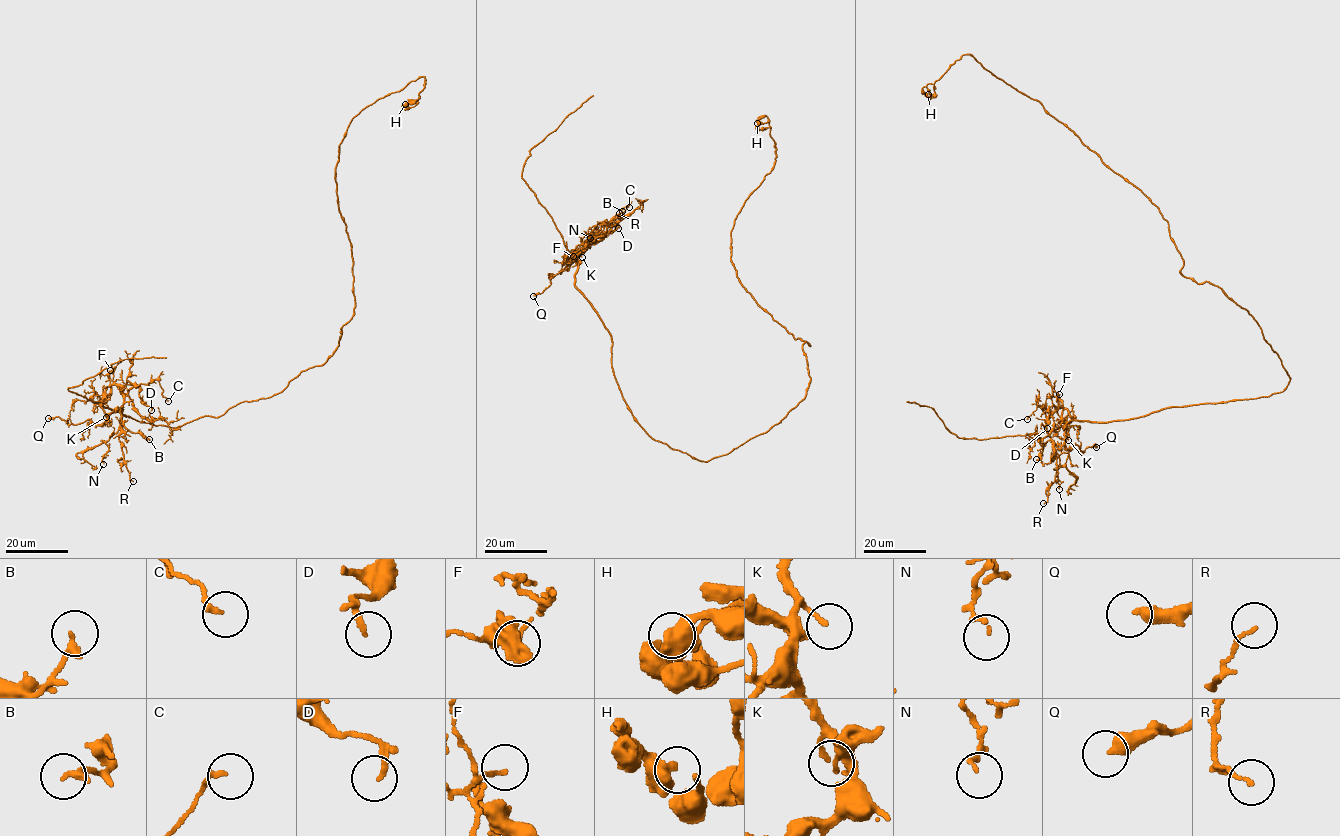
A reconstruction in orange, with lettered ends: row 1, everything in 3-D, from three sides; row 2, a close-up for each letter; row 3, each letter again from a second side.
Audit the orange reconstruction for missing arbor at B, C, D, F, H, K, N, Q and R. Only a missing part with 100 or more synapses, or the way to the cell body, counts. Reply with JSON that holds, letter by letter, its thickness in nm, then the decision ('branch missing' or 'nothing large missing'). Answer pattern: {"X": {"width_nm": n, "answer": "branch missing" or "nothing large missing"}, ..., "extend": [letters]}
{"B": {"width_nm": 240, "answer": "nothing large missing"}, "C": {"width_nm": 130, "answer": "nothing large missing"}, "D": {"width_nm": 180, "answer": "nothing large missing"}, "F": {"width_nm": 90, "answer": "nothing large missing"}, "H": {"width_nm": 440, "answer": "nothing large missing"}, "K": {"width_nm": 130, "answer": "nothing large missing"}, "N": {"width_nm": 130, "answer": "nothing large missing"}, "Q": {"width_nm": 400, "answer": "nothing large missing"}, "R": {"width_nm": 120, "answer": "nothing large missing"}, "extend": []}

